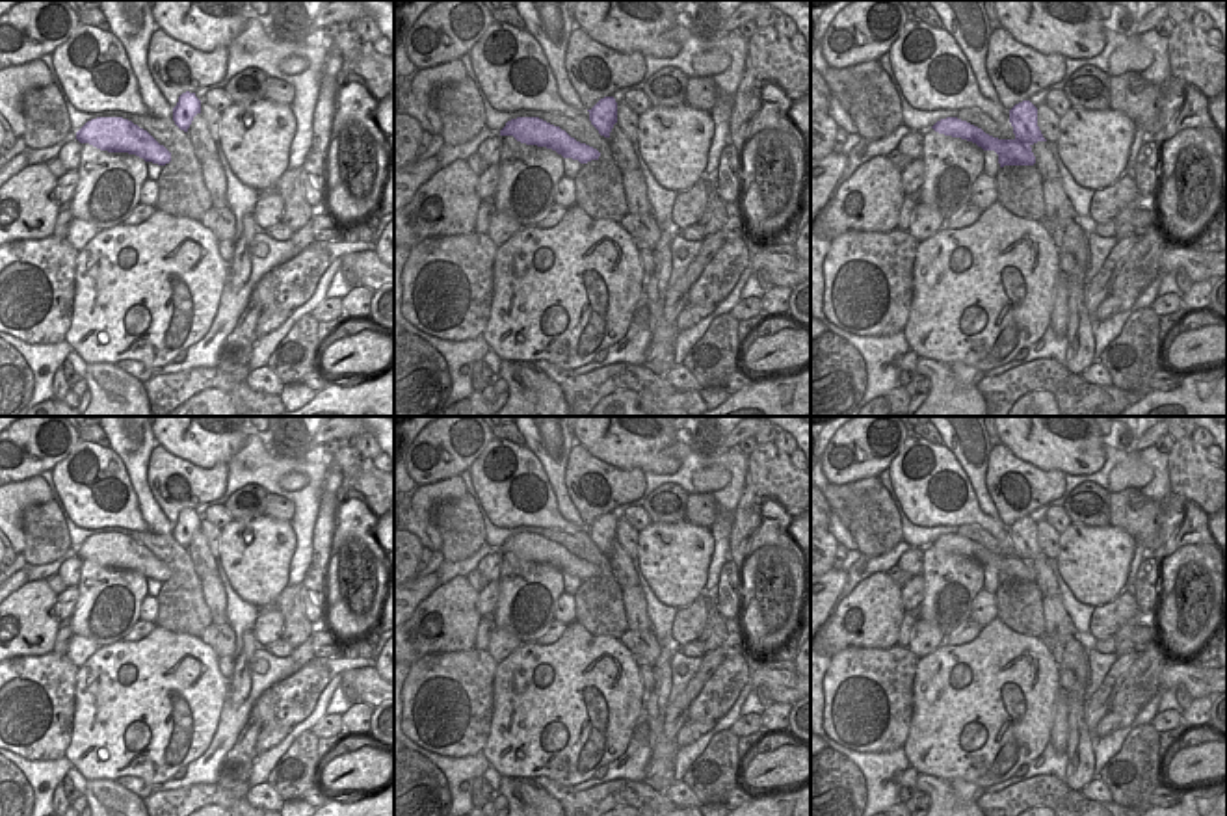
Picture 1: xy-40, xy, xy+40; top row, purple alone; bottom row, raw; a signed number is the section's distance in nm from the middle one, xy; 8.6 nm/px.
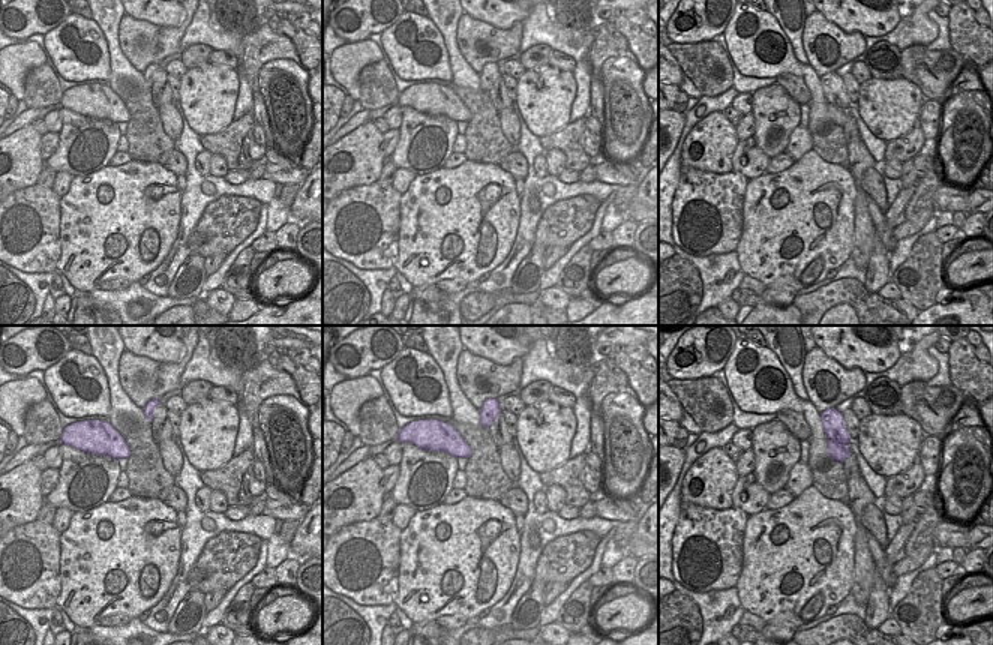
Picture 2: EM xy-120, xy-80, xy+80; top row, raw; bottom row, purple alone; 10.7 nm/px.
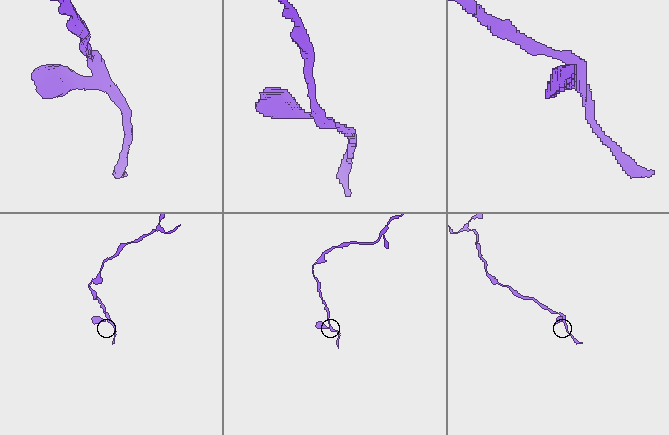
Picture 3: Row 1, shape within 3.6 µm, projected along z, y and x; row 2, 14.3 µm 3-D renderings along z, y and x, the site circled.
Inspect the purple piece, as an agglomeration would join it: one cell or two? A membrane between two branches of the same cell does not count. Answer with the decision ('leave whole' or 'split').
split

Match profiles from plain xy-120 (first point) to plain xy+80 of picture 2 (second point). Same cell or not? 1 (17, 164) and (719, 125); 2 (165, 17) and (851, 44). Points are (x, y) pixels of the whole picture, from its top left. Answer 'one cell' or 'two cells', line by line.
1: one cell
2: two cells

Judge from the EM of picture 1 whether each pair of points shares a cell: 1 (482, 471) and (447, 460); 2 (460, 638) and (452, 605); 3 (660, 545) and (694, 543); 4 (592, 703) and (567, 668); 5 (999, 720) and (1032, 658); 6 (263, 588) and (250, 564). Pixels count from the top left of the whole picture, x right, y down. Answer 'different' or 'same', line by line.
1: different
2: same
3: same
4: same
5: same
6: same

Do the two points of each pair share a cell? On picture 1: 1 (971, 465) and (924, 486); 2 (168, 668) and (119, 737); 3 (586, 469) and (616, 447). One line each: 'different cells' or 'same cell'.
1: different cells
2: same cell
3: different cells

